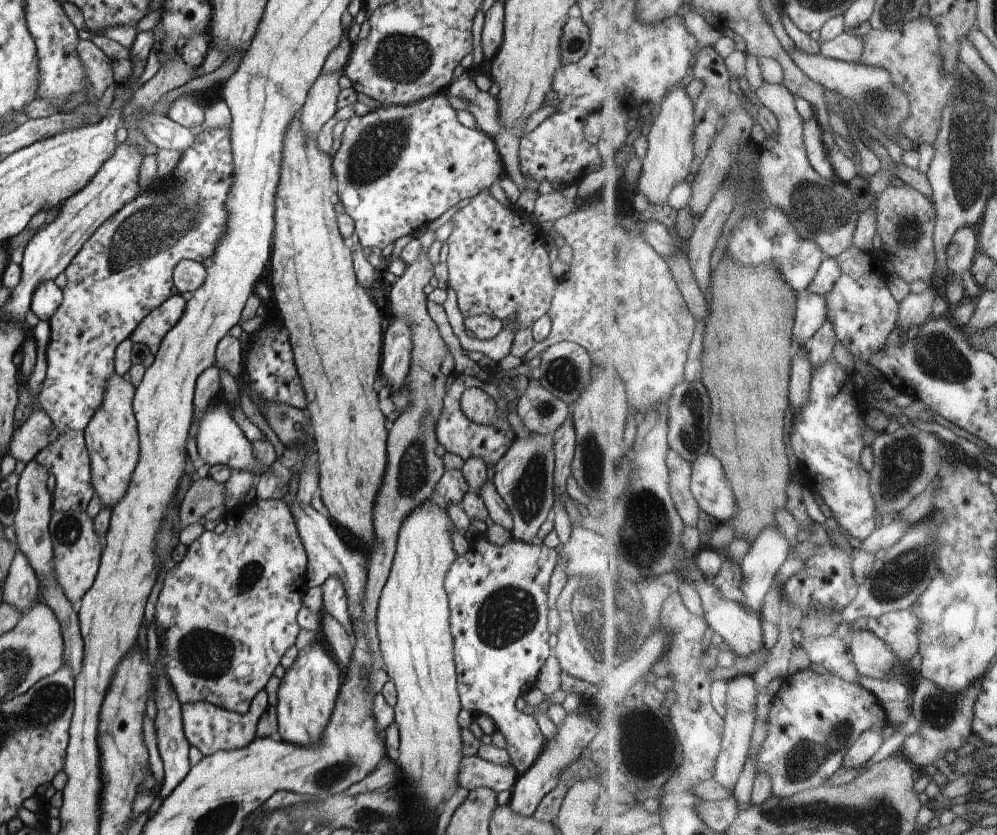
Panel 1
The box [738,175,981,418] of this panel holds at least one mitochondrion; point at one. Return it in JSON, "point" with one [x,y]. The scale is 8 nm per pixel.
{"point":[935,355]}

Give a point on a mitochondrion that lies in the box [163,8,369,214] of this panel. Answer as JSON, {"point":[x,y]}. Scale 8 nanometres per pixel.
{"point":[186,100]}

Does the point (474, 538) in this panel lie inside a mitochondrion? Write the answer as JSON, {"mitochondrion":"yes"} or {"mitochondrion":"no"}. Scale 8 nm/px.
{"mitochondrion":"no"}

